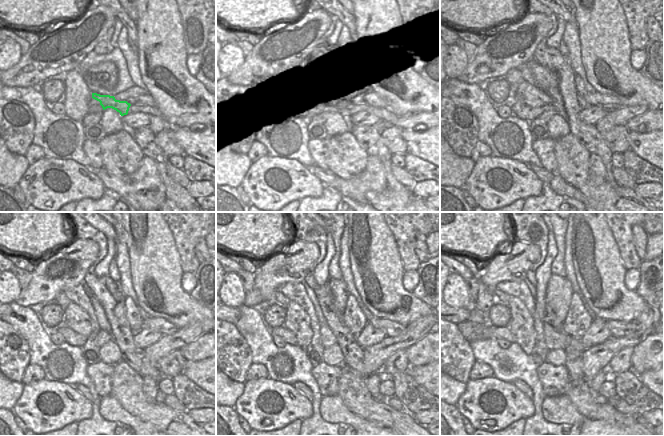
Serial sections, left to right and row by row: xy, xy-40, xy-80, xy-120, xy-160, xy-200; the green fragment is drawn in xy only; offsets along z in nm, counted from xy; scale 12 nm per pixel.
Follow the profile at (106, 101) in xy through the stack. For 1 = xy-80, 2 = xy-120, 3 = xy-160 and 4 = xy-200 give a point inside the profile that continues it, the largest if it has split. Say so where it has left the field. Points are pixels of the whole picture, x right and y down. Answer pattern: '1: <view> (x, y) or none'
1: xy-80 (526, 93)
2: xy-120 (75, 318)
3: xy-160 (297, 320)
4: xy-200 (521, 326)

